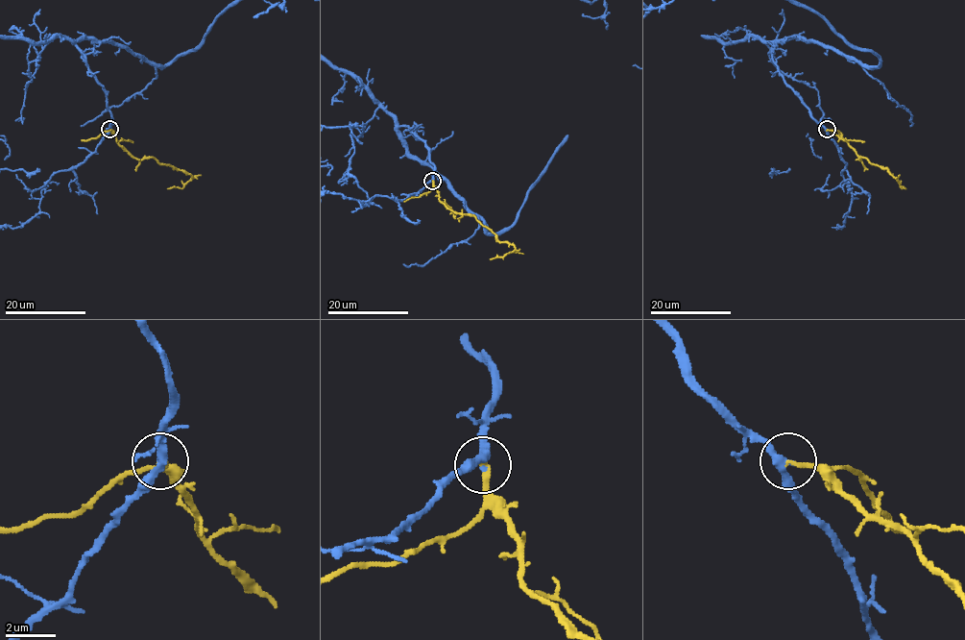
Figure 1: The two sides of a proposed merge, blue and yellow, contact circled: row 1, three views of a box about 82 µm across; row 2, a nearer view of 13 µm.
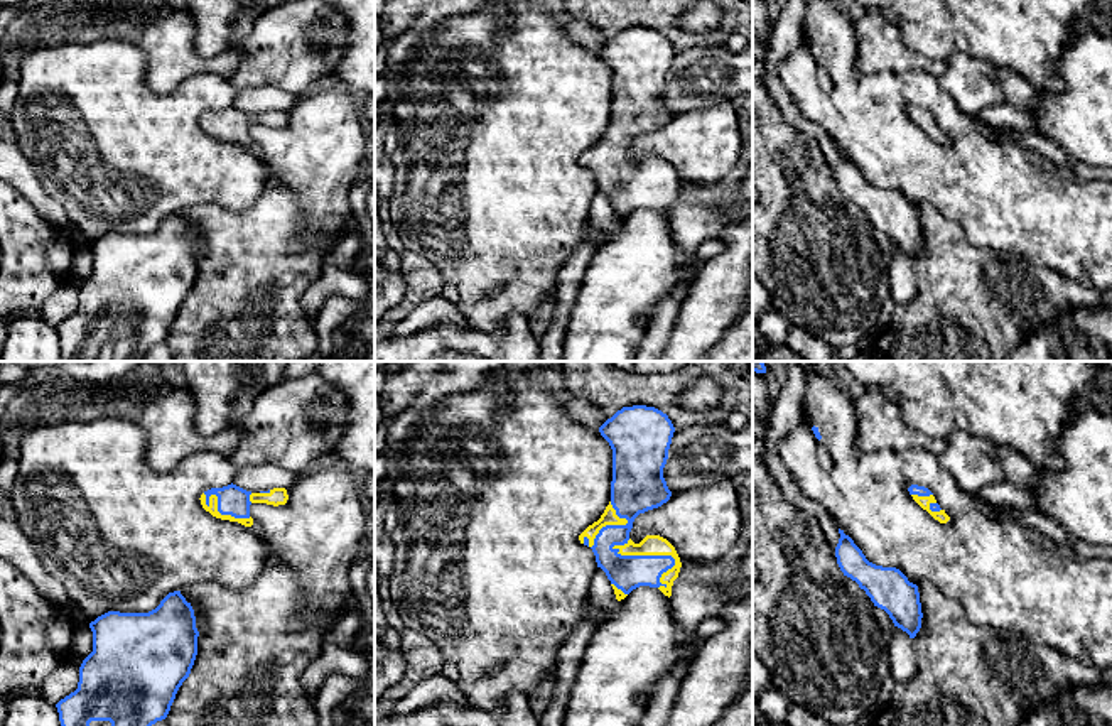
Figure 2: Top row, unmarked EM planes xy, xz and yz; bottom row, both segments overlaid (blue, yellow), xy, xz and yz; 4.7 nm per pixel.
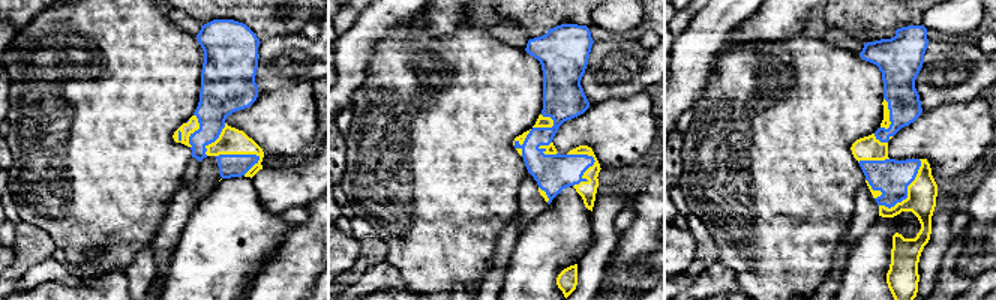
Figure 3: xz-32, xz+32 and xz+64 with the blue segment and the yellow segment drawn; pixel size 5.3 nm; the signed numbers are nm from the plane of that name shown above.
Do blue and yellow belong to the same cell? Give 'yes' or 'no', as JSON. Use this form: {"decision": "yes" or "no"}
{"decision": "yes"}

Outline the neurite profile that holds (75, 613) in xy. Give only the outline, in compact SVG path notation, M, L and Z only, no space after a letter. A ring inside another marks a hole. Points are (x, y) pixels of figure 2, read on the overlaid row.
M69 599L62 610L67 615L74 631L89 625L88 616L83 613L83 610L74 601Z

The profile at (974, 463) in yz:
M965 431L945 436L947 447L940 452L942 468L970 496L977 496L987 485L1006 481L997 447Z

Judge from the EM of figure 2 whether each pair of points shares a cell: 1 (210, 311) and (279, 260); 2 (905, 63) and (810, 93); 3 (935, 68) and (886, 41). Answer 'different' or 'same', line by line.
1: same
2: different
3: same

